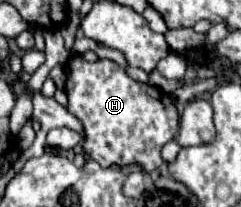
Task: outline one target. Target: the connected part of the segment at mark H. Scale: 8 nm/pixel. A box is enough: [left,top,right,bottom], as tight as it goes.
[66,55,178,175]

